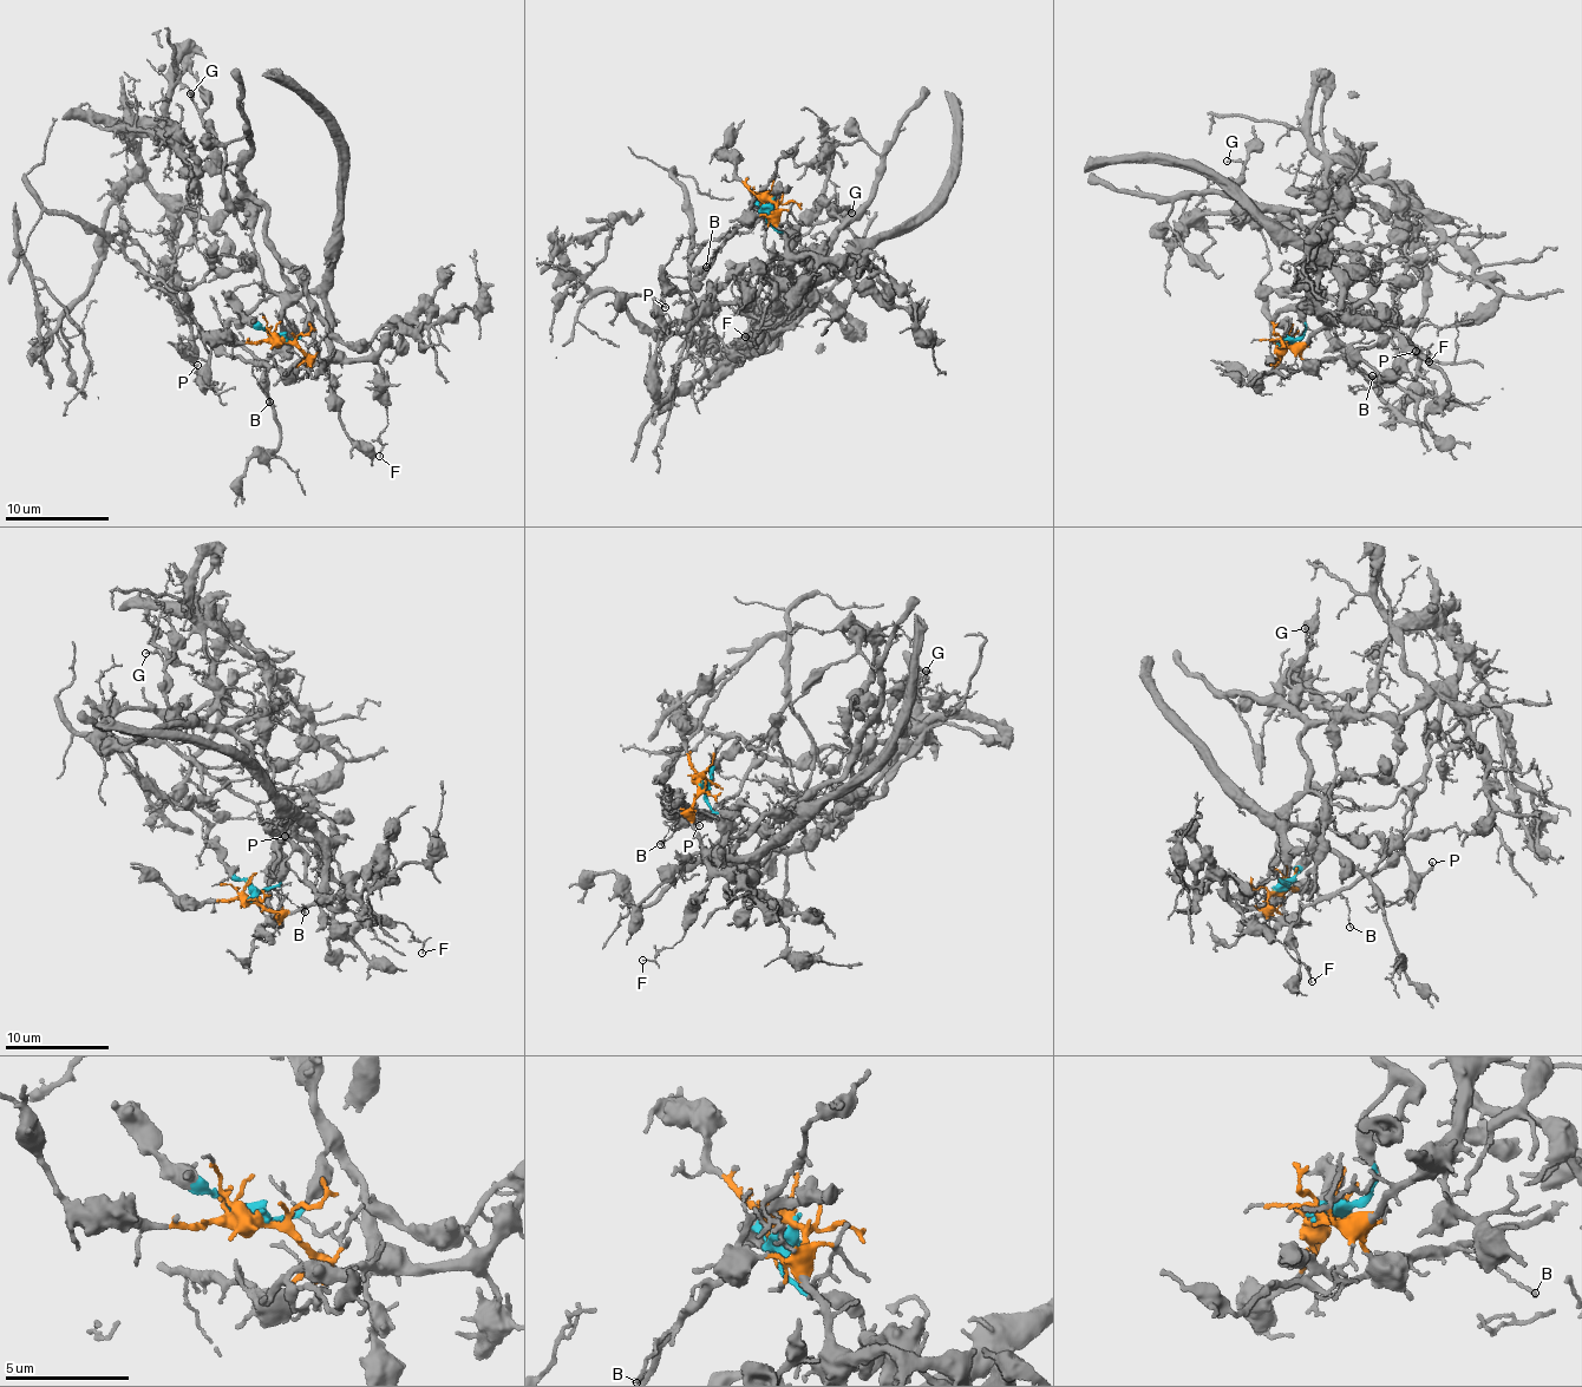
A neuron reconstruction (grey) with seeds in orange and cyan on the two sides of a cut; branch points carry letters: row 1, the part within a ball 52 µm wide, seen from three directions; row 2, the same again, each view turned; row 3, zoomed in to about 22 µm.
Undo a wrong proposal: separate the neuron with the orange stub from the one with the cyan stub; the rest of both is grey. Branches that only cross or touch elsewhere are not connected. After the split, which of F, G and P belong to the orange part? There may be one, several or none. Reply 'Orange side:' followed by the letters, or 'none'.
Orange side: F, P

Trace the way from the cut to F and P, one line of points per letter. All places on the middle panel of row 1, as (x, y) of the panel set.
F: (770, 201), (786, 252), (806, 252), (816, 268), (802, 302), (785, 320), (762, 329), (751, 340), (744, 337)
P: (770, 201), (790, 269), (811, 287), (770, 280), (746, 299), (717, 305), (673, 288), (664, 290), (666, 308)

